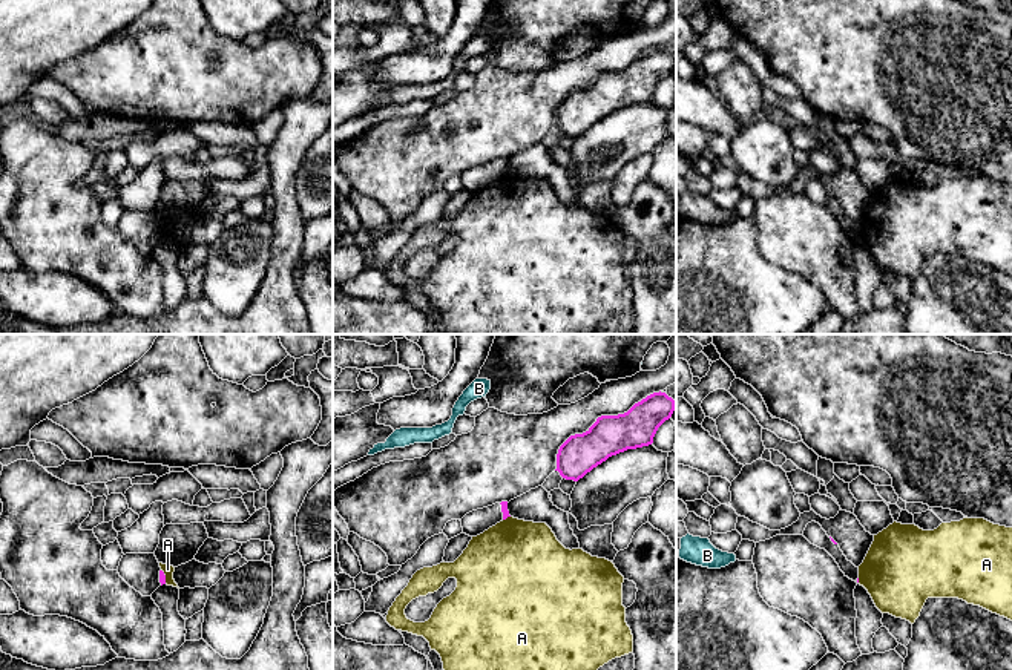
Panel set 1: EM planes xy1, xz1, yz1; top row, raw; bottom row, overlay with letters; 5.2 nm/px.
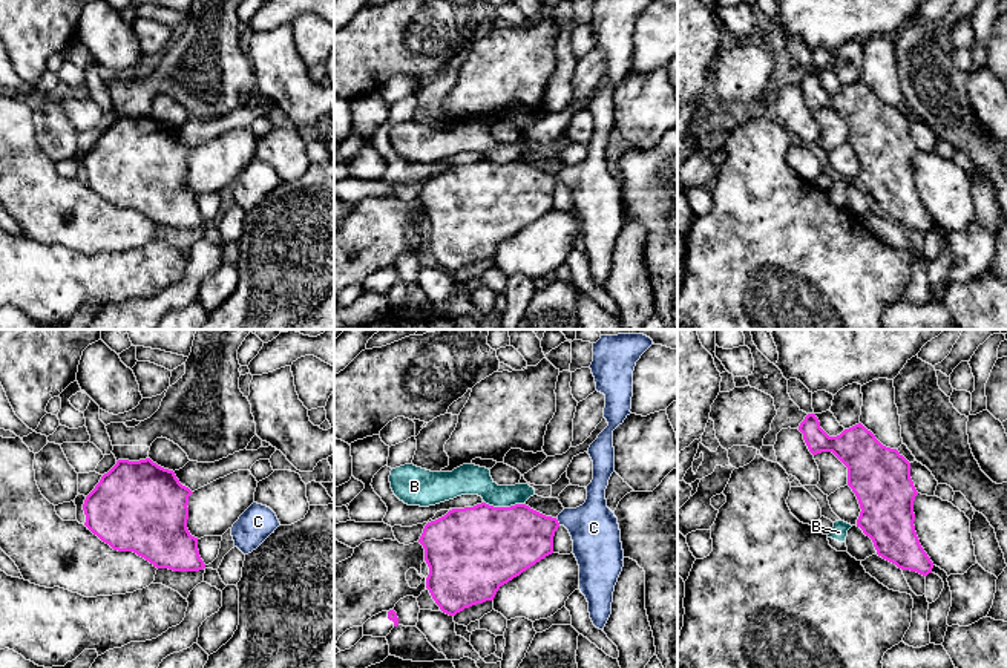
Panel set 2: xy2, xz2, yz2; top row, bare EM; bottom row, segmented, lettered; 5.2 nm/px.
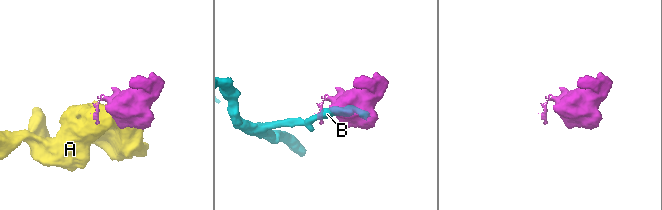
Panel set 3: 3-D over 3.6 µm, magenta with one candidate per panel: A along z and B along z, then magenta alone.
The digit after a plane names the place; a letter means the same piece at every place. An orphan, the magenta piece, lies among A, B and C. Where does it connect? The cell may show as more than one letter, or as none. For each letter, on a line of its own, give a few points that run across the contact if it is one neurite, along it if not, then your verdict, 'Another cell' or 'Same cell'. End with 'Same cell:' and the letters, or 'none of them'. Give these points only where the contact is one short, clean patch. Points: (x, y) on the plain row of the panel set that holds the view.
A: Line: xy1 (161, 226), (166, 239). Another cell
B: Line: xz2 (485, 158), (494, 163), (524, 161). Another cell
C: Line: xz2 (514, 195), (529, 192), (557, 178), (580, 178), (593, 184). Same cell
Same cell: C

